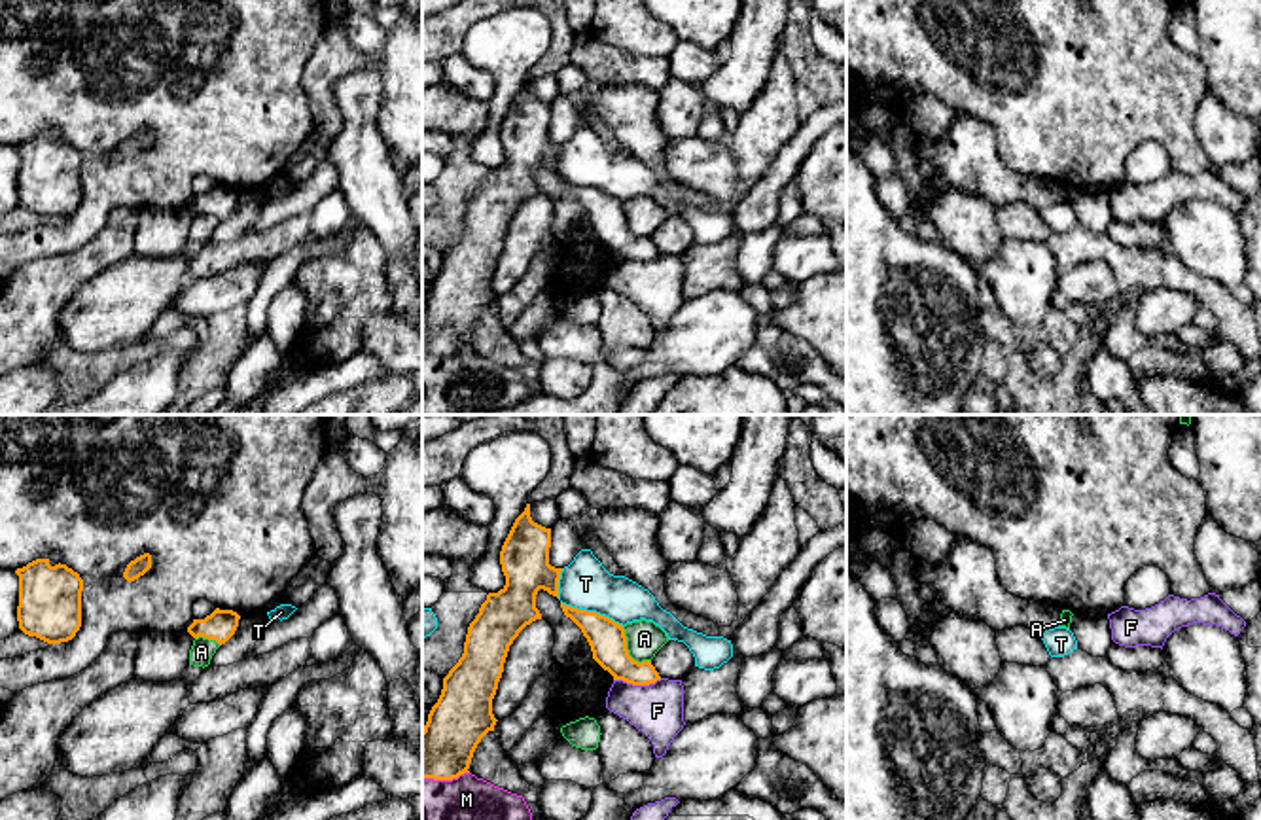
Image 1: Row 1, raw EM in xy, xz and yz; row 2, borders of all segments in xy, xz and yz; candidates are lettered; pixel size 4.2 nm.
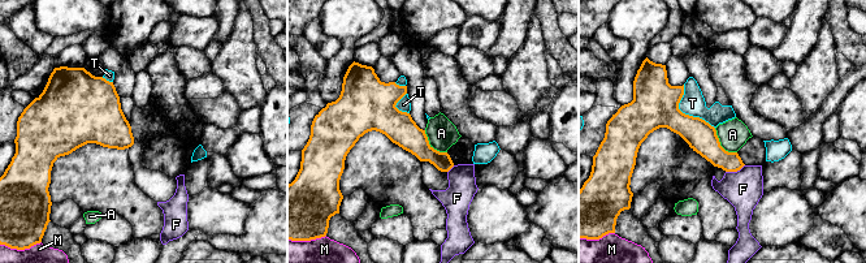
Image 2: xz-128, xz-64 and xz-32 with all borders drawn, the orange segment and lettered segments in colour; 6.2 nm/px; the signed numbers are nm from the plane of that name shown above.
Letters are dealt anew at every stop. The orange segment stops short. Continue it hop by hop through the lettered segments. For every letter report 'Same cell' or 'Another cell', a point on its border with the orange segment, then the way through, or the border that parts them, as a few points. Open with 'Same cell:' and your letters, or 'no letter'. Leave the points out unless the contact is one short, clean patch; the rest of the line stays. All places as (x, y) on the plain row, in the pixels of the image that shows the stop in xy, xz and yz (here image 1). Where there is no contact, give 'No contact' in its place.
Same cell: no letter
A: Another cell. Touches orange at xz (627, 228)
F: Another cell. Touches orange at xz (637, 260). Boundary: xz (661, 254), (650, 260), (614, 256)
M: Another cell. Touches orange at xz (445, 355). Boundary: xz (468, 347), (451, 355), (423, 355)
T: Another cell. Touches orange at xz (593, 188)

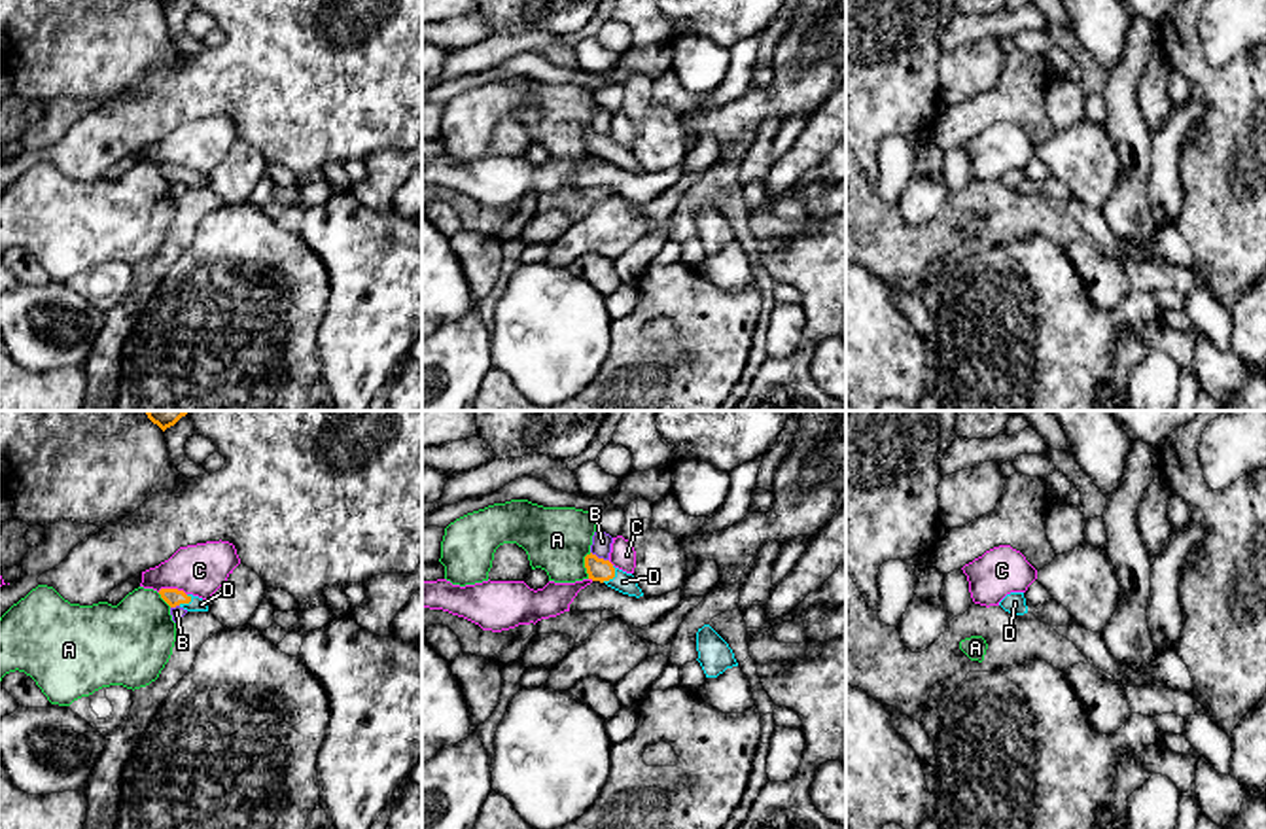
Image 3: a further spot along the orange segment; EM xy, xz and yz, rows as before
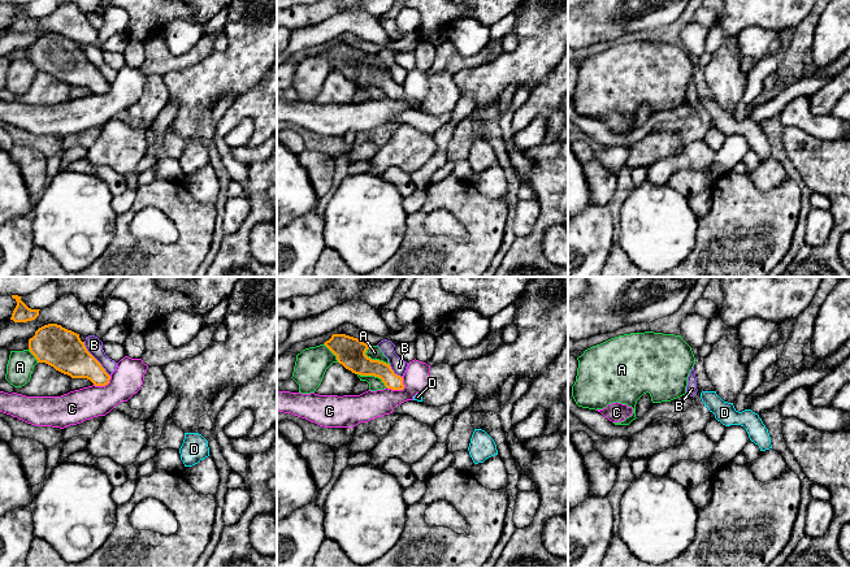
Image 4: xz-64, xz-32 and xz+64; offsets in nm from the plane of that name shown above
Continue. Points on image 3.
Same cell: D
A: Another cell. Touches orange at xz (585, 142)
B: Another cell. Touches orange at xz (600, 135)
C: Another cell. Touches orange at xy (173, 165)
D: Same cell. Touches orange at xz (612, 154). Path across: xz (600, 146), (612, 154), (623, 158)

